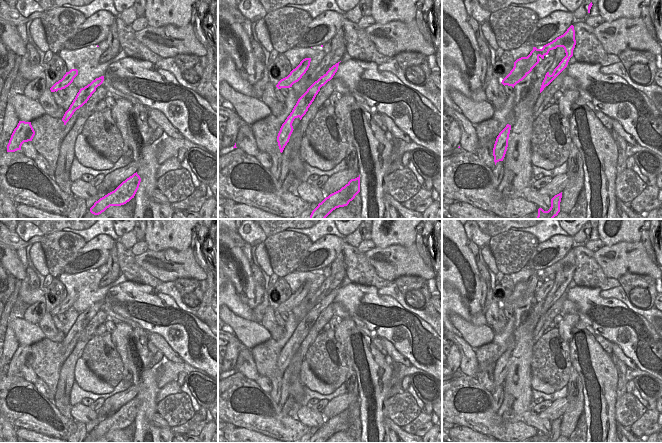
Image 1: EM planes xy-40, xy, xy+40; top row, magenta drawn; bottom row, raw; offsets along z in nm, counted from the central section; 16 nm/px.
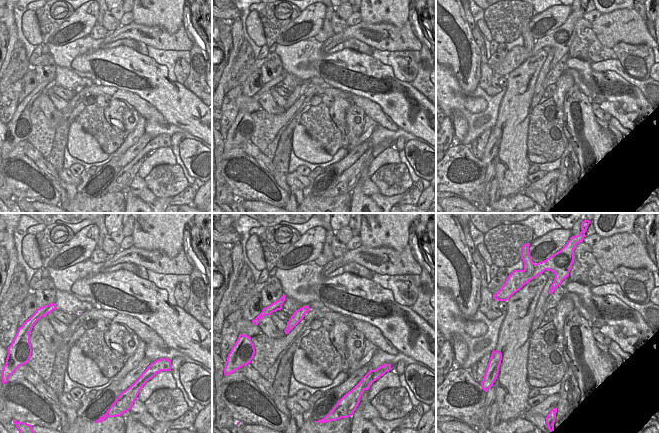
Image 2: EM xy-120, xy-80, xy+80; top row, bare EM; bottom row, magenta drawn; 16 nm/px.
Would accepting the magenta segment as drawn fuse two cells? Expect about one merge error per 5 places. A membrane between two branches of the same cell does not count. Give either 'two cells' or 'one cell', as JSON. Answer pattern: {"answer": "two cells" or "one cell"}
{"answer": "two cells"}

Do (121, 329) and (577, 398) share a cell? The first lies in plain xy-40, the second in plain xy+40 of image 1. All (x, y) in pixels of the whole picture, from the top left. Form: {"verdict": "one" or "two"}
{"verdict": "one"}

